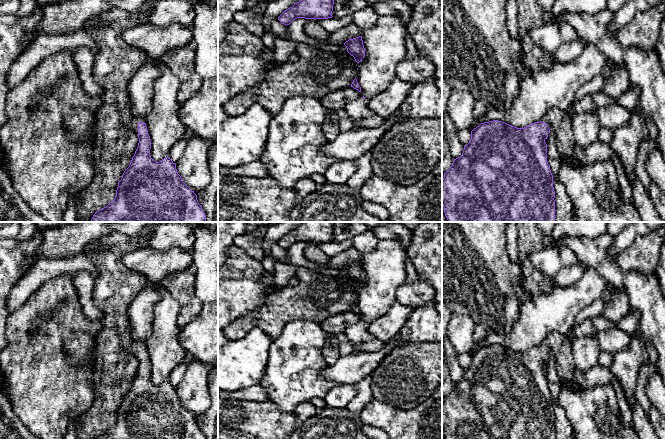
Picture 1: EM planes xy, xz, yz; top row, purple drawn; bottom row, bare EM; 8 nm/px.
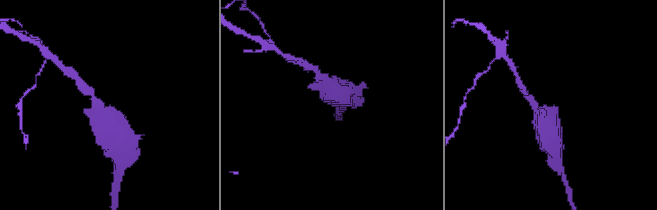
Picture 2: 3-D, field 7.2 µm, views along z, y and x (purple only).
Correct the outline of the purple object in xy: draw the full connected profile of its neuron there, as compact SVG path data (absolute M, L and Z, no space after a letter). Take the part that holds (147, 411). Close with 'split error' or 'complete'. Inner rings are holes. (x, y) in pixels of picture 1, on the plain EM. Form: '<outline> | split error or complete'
M134 339L130 352L138 359L138 371L118 406L115 423L94 439L205 439L170 381L159 386L151 382L145 343Z | split error

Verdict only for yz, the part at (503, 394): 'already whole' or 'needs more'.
needs more

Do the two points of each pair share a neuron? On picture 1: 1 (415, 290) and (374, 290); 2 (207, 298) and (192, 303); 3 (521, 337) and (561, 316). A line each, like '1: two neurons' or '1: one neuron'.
1: two neurons
2: two neurons
3: one neuron

